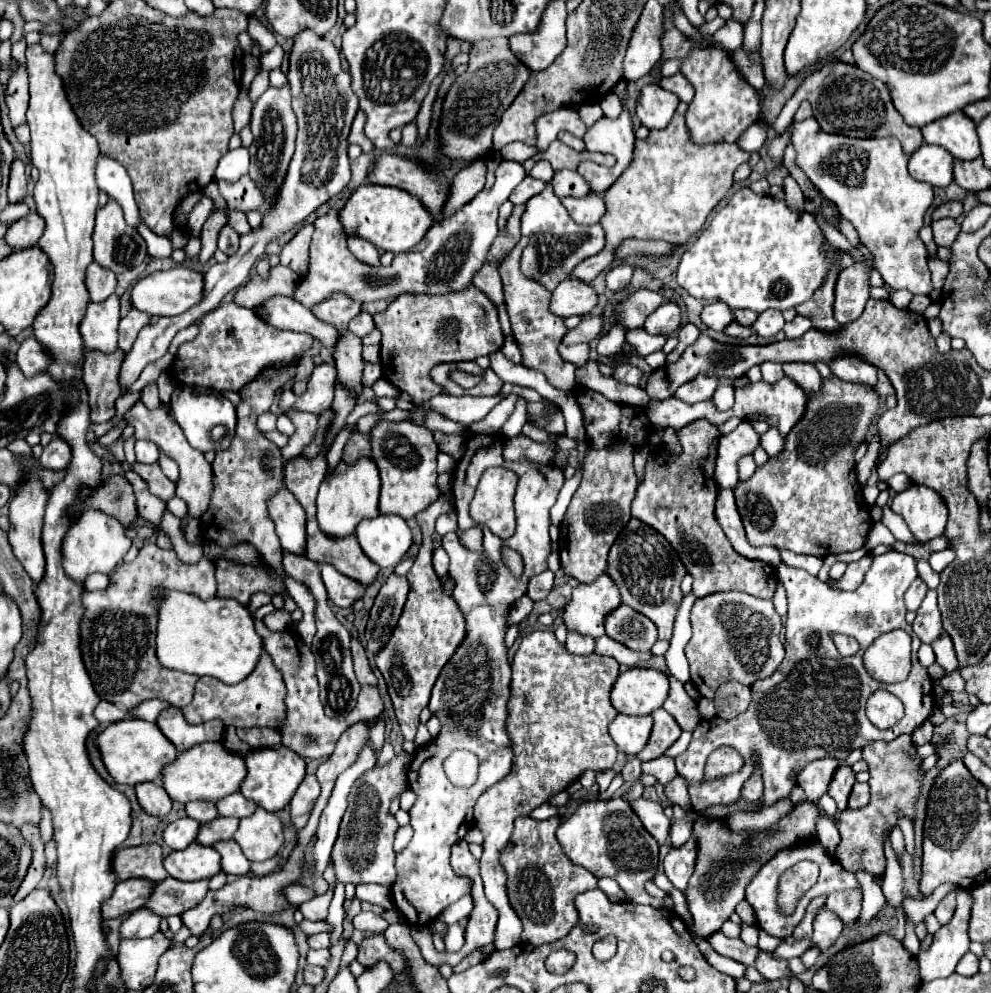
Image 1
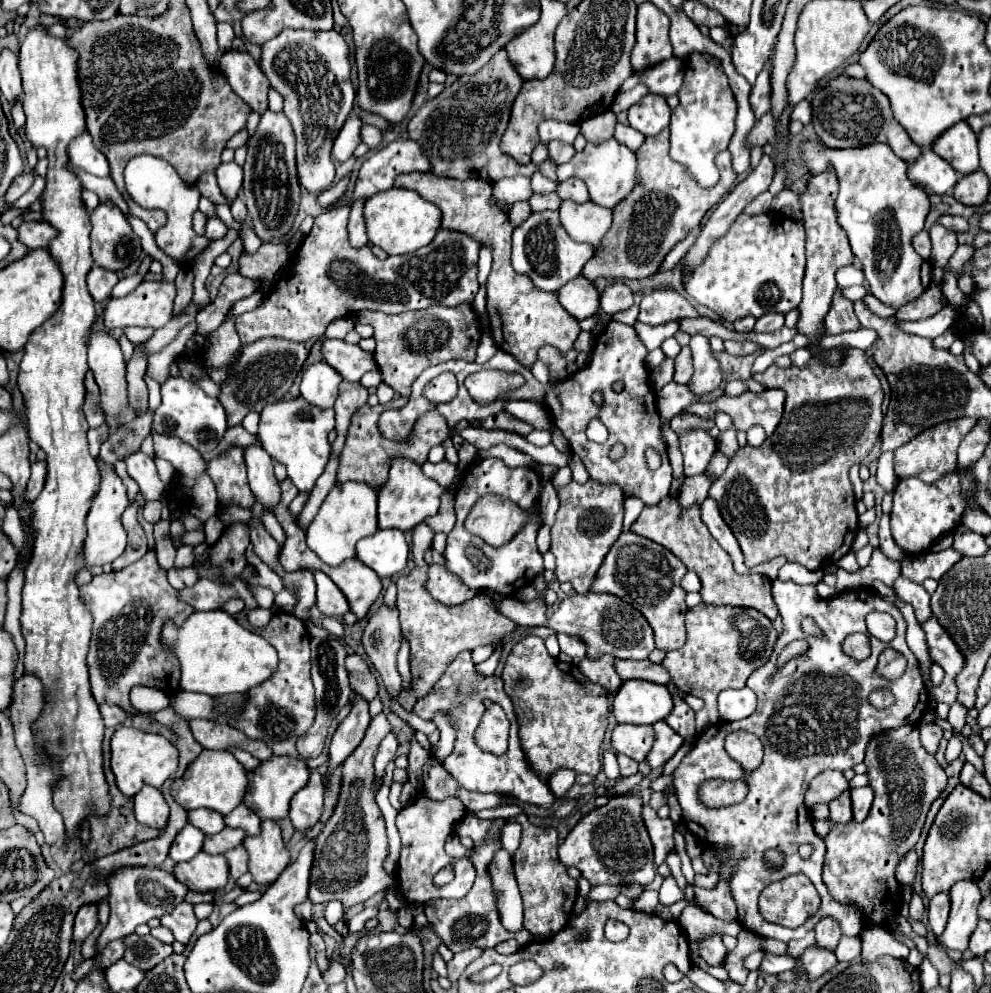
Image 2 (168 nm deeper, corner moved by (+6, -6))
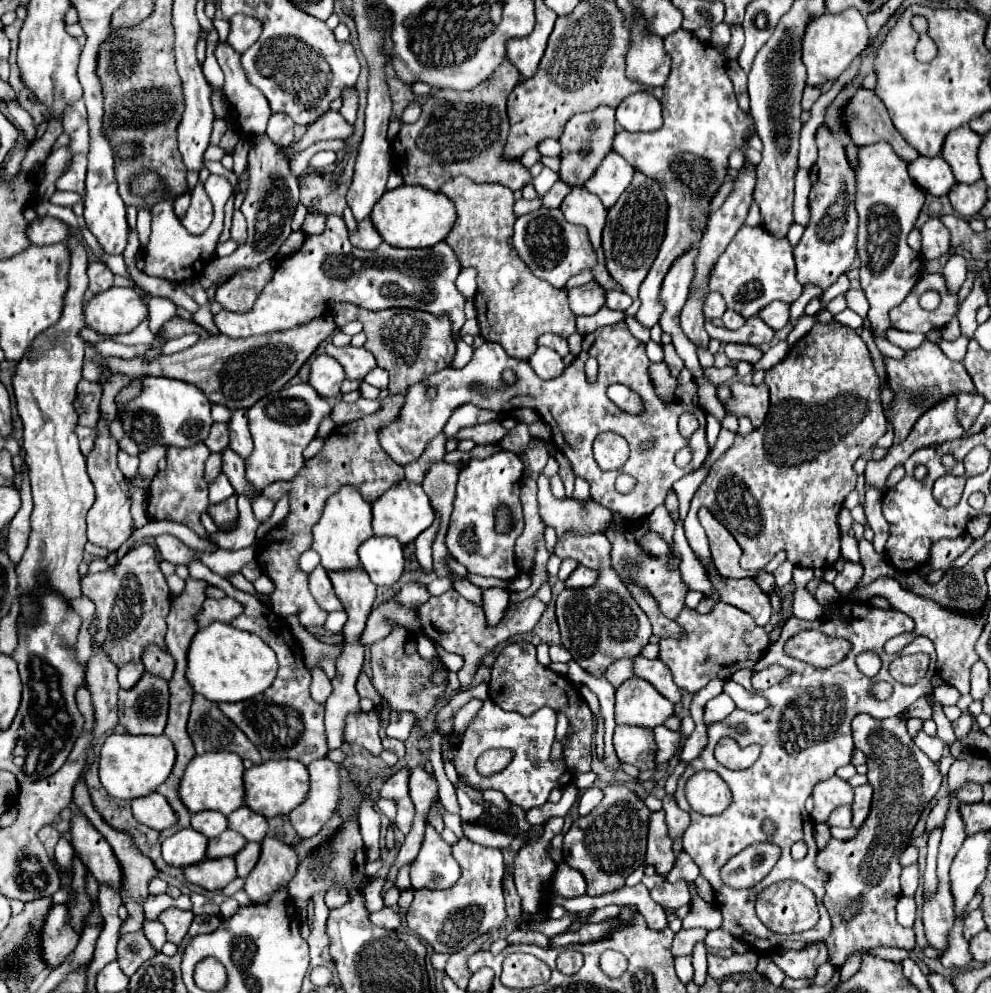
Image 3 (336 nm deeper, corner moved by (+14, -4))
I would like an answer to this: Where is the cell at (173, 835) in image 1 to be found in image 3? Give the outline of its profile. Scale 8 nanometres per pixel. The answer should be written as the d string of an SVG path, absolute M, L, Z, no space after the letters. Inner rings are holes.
M193 828L175 832L163 842L163 860L171 866L189 866L205 858L207 838Z

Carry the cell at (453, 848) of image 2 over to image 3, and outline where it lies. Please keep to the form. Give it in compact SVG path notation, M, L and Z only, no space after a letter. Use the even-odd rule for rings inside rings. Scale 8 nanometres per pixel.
M437 800L433 801L430 811L427 816L427 822L431 826L435 828L435 830L438 832L439 836L443 834L443 830L445 828L442 816L439 814L437 808L436 808Z

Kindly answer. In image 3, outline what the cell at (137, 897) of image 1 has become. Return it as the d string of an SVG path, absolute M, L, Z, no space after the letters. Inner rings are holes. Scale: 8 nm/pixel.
M67 904L51 908L43 926L43 958L49 966L59 966L77 946L79 932L69 922Z

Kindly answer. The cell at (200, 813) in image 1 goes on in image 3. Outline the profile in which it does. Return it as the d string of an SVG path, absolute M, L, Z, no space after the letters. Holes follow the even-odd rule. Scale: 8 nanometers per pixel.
M215 810L195 812L191 816L191 828L205 834L207 838L215 838L227 828L227 818L221 812L215 812Z

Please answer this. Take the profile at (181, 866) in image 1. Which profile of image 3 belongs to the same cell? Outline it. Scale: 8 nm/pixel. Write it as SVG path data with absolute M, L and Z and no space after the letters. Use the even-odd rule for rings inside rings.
M207 858L197 866L183 868L185 880L201 886L205 890L223 890L237 874L235 874L235 860L233 858Z

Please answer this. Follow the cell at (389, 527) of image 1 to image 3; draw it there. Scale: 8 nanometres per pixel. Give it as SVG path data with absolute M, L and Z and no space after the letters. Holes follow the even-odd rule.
M375 536L359 546L359 560L373 584L391 586L403 574L405 554L397 538Z

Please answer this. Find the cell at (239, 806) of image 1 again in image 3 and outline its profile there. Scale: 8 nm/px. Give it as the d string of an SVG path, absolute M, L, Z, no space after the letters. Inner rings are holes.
M241 806L235 812L231 812L227 816L227 822L229 822L231 830L245 836L245 840L249 840L249 842L261 842L267 832L265 816L249 810L247 806Z

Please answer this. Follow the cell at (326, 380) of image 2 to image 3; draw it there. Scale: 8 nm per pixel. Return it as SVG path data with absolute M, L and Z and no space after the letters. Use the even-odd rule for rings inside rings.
M319 354L313 362L311 362L311 370L309 370L309 380L307 384L313 386L313 390L317 390L317 394L321 394L321 398L337 398L339 386L345 378L343 366L327 356L327 354Z

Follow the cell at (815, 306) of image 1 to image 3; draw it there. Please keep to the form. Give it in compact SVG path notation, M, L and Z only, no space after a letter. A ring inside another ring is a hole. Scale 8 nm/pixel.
M825 126L817 128L819 158L811 168L811 194L809 194L809 224L803 238L793 248L797 264L797 280L807 286L813 284L827 290L839 274L847 272L855 260L855 238L857 238L857 212L855 212L855 176L853 168L845 158L843 146L827 132Z

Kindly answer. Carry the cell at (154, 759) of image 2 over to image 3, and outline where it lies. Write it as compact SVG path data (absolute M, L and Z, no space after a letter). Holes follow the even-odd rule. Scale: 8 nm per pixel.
M111 734L107 736L99 756L99 778L105 790L115 798L139 798L155 792L155 788L167 780L175 762L175 748L171 740L161 736L133 736Z

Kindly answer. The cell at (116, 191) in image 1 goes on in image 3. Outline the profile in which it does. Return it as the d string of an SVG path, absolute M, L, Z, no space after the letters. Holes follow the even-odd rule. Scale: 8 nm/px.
M79 100L65 112L63 118L63 132L69 134L69 150L71 156L89 154L89 124L85 114L85 102Z

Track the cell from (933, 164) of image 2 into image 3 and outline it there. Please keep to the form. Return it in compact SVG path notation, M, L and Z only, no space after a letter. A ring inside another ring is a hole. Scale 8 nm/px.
M919 156L909 162L909 176L933 196L945 196L955 184L951 166L941 156Z

